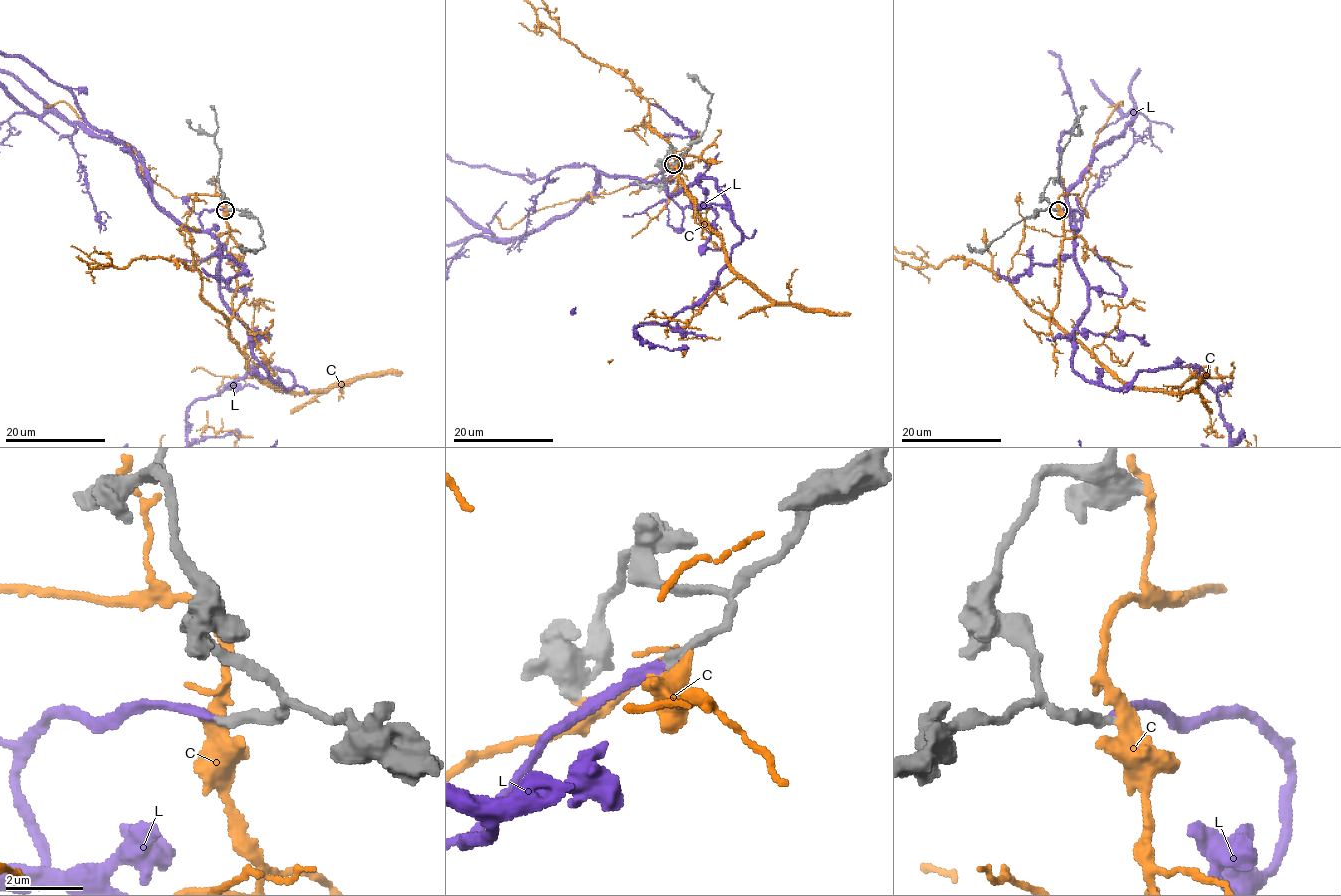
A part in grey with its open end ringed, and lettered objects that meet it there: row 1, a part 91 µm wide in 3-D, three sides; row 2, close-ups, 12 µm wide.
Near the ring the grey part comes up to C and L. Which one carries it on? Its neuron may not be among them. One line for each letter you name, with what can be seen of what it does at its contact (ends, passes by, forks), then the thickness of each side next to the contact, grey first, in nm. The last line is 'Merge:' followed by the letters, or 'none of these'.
L: it ends there; 240 nm thick on the grey side, 240 nm on the other
Merge: L

